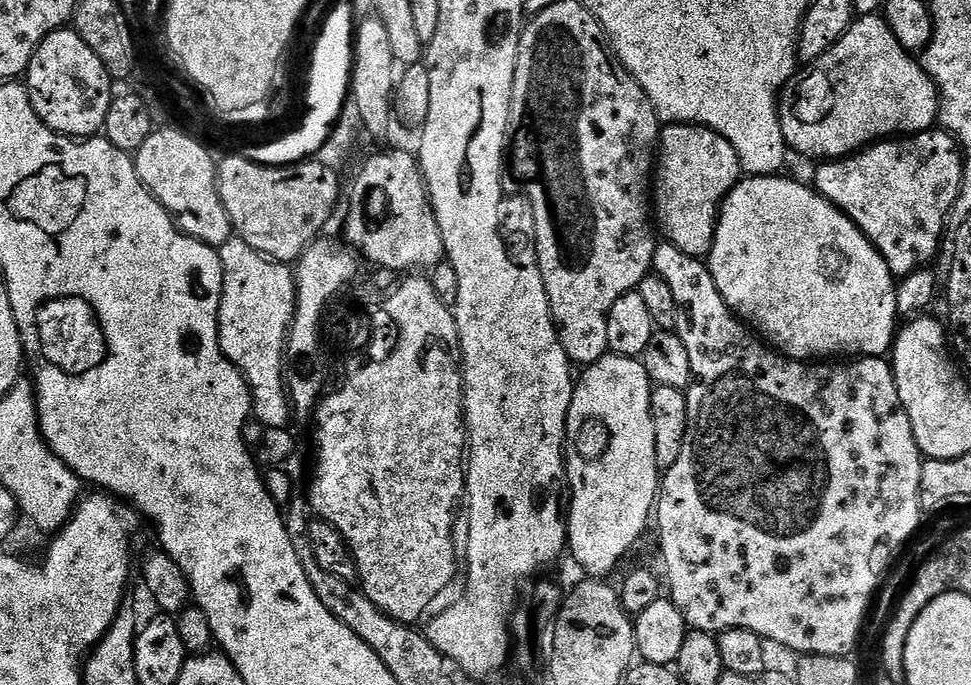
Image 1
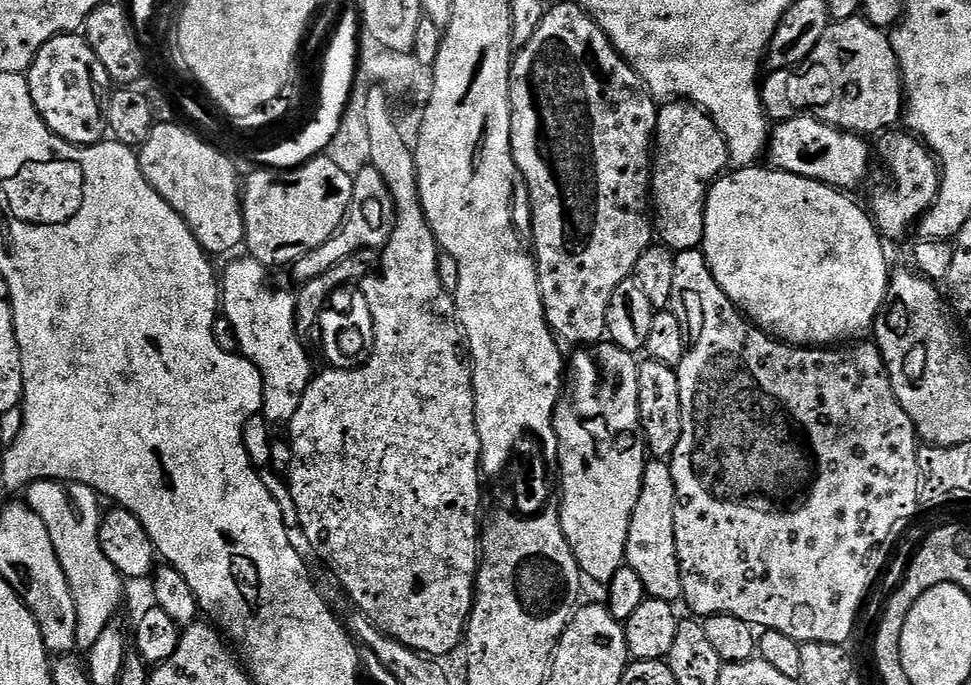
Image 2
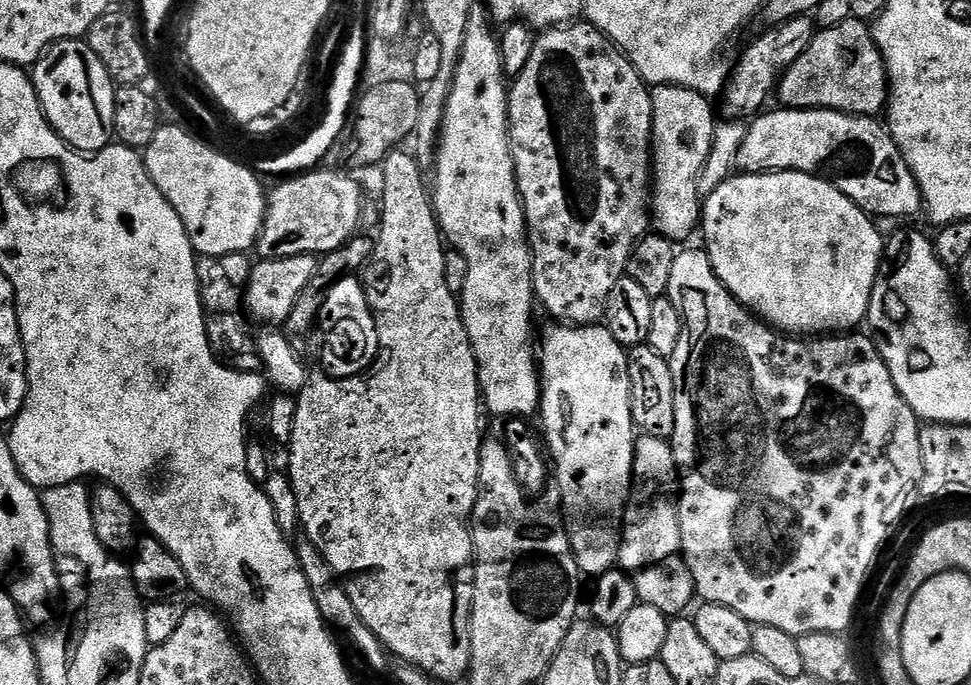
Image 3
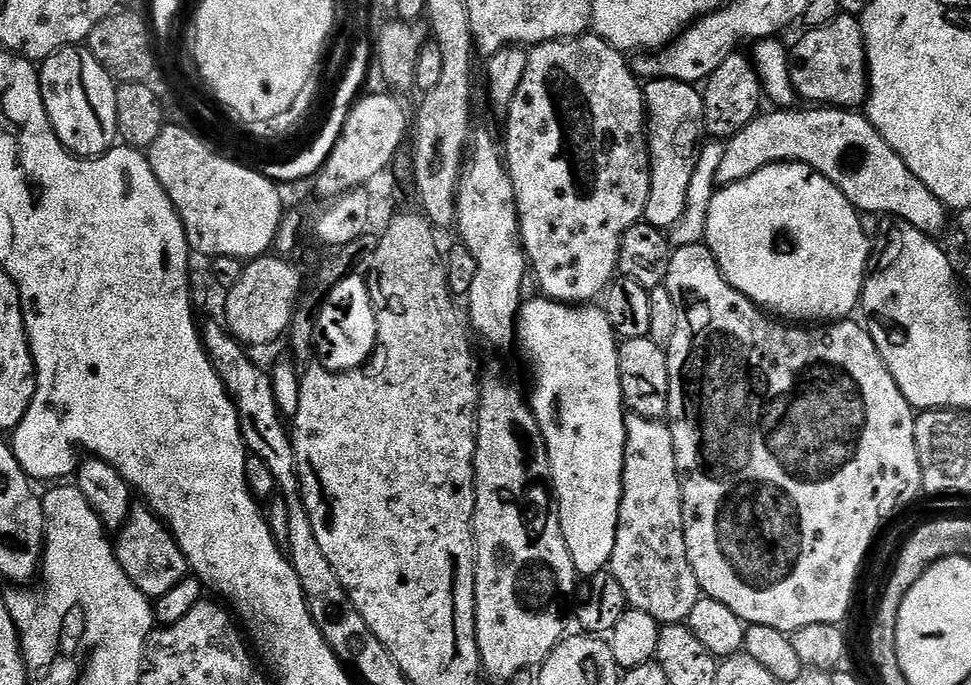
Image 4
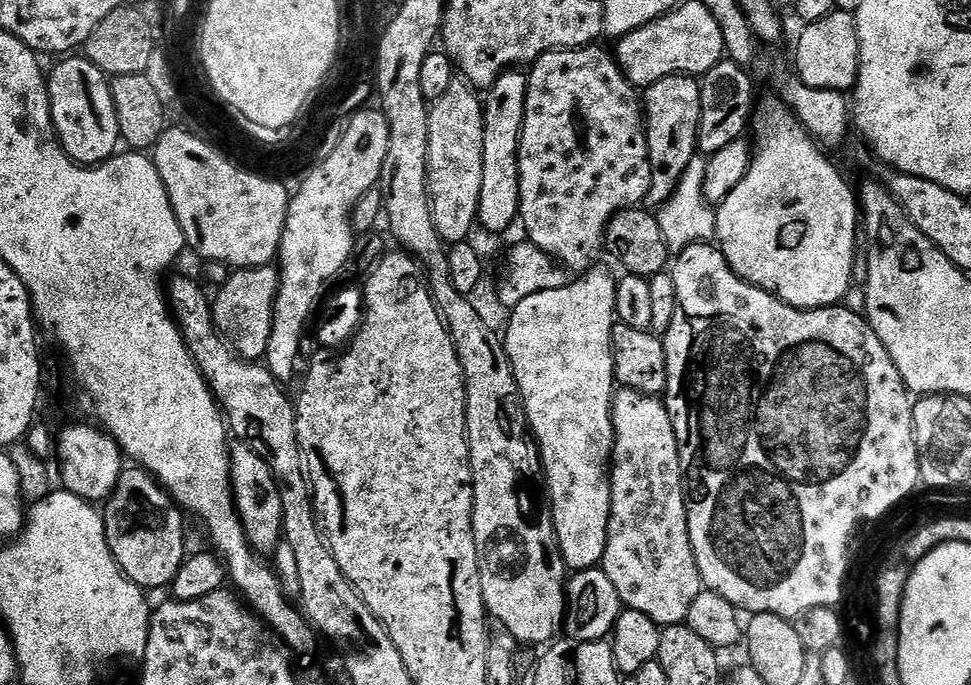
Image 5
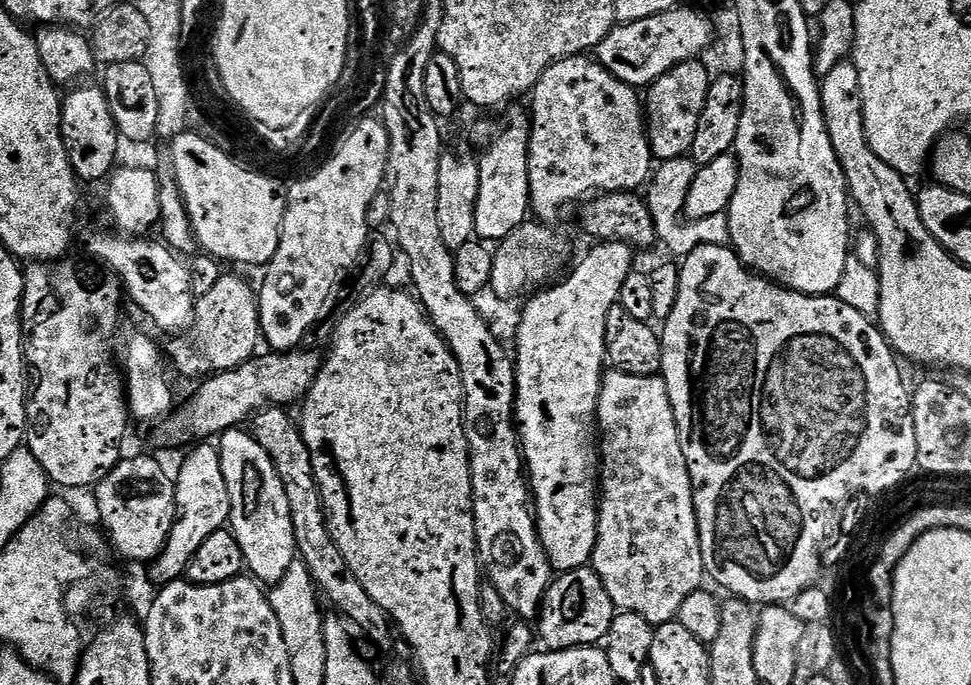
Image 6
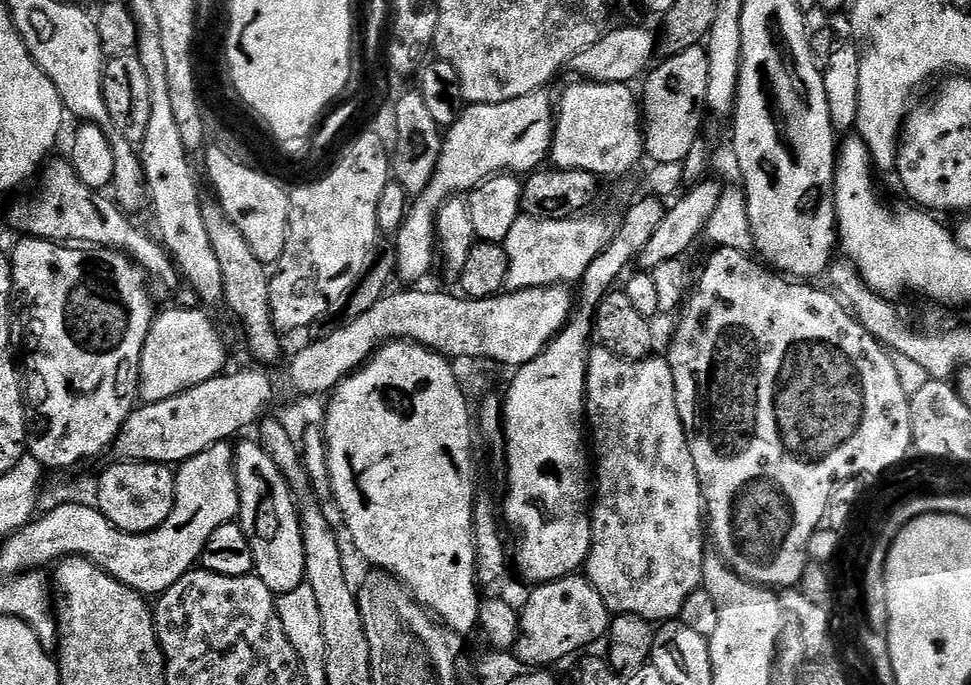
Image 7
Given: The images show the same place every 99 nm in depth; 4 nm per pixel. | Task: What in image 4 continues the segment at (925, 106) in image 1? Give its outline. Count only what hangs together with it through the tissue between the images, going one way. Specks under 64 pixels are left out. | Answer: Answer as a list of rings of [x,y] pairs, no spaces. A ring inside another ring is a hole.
[[[839,14],[828,25],[809,28],[790,52],[792,85],[801,101],[856,110],[868,99],[868,55],[864,32],[855,16]]]

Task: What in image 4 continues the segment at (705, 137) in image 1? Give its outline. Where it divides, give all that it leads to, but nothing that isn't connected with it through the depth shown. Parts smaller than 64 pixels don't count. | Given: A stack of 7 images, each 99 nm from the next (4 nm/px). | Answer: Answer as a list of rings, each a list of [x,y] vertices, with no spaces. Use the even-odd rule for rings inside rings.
[[[650,80],[643,85],[646,109],[648,156],[652,160],[650,198],[646,202],[644,220],[650,226],[671,230],[680,223],[686,210],[686,192],[694,166],[698,166],[704,129],[704,97],[695,84],[681,80]]]

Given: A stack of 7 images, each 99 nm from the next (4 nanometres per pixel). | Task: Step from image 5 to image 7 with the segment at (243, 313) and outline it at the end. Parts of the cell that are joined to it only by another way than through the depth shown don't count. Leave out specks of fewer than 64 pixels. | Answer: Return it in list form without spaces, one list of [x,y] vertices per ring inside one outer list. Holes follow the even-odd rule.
[[[168,308],[153,319],[140,355],[139,399],[145,404],[174,398],[225,371],[228,352],[216,324],[196,308]]]

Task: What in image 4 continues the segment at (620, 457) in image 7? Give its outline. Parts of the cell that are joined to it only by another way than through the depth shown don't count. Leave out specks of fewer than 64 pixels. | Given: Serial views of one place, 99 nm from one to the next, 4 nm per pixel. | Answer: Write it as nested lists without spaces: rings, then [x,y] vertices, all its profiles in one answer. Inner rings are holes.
[[[629,415],[625,419],[626,450],[622,470],[622,496],[618,510],[618,534],[610,571],[618,578],[618,586],[626,594],[629,605],[654,618],[657,624],[679,624],[687,621],[690,610],[702,599],[700,583],[686,554],[684,537],[684,503],[680,497],[680,475],[676,469],[676,455],[672,430],[667,423]]]

